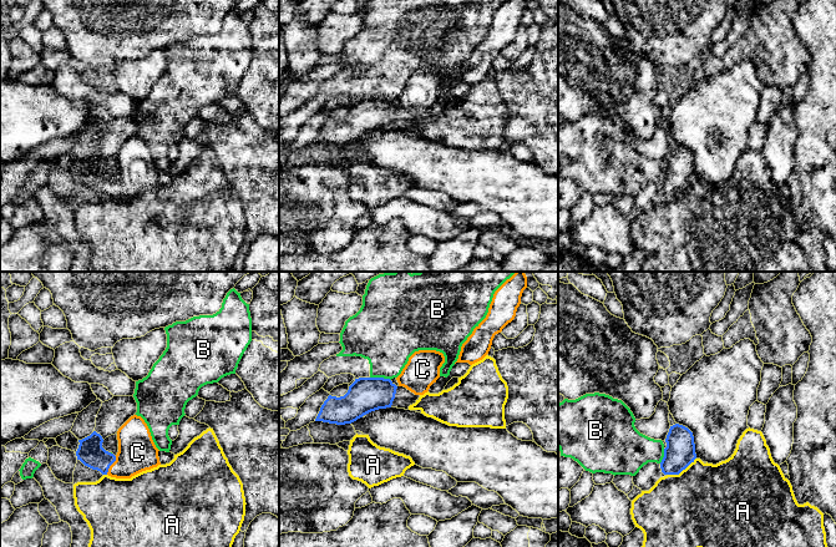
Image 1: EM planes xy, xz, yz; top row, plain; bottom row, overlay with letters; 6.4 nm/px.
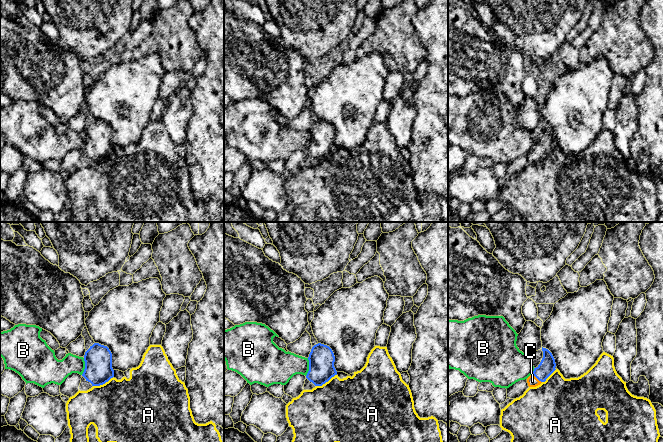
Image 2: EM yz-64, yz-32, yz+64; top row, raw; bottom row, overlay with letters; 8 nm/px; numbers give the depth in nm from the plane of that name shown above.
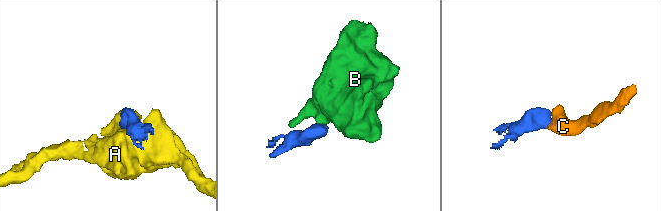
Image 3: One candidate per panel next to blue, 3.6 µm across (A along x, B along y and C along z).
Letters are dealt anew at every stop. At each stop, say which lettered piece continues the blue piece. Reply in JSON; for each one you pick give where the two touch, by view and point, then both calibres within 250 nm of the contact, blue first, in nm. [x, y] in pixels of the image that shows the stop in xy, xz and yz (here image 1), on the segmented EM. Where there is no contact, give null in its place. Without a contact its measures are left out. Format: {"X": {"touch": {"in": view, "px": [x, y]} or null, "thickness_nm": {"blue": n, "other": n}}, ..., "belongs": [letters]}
{"C": {"touch": {"in": "xy", "px": [111, 464]}, "thickness_nm": {"blue": 170, "other": 240}}, "belongs": ["C"]}

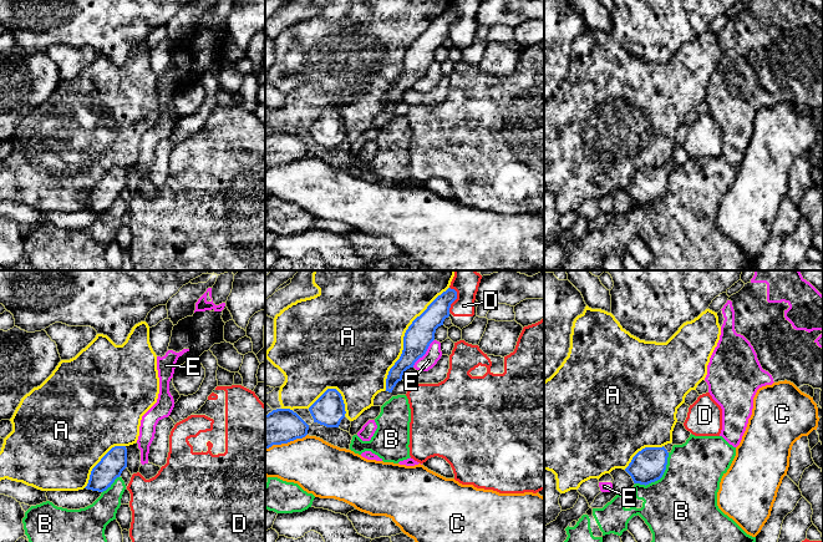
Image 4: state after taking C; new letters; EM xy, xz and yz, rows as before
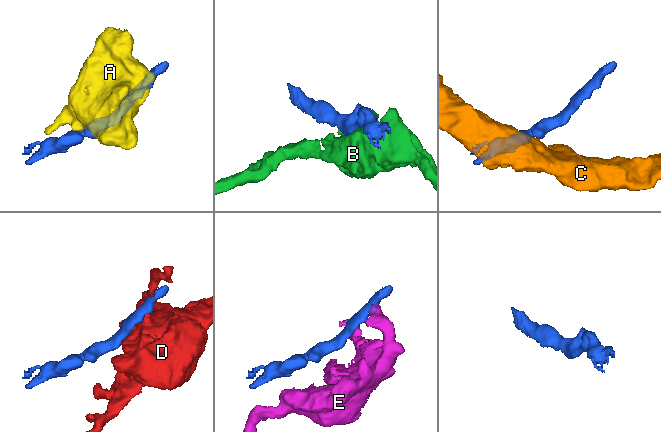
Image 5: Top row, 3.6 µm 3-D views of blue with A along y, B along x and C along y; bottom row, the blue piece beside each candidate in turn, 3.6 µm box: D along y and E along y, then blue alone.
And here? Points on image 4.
{"belongs": []}

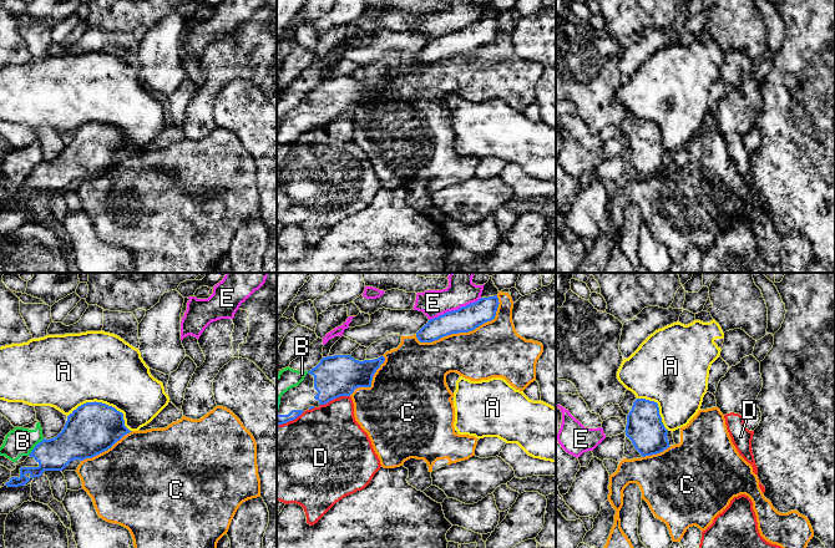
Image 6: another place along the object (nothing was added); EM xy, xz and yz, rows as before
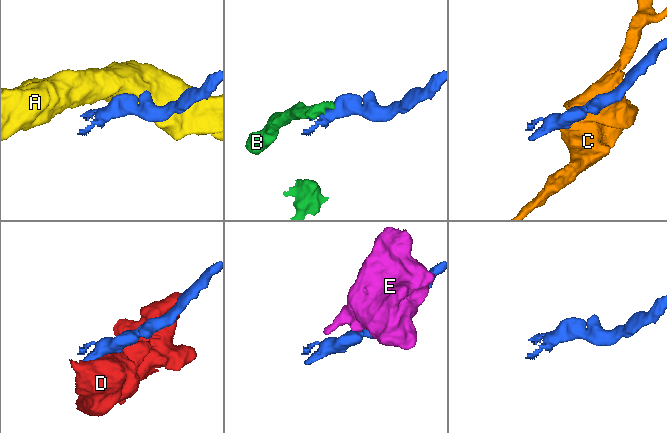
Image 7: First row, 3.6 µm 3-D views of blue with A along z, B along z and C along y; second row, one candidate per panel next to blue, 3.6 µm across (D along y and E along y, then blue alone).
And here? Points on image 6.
{"belongs": []}

